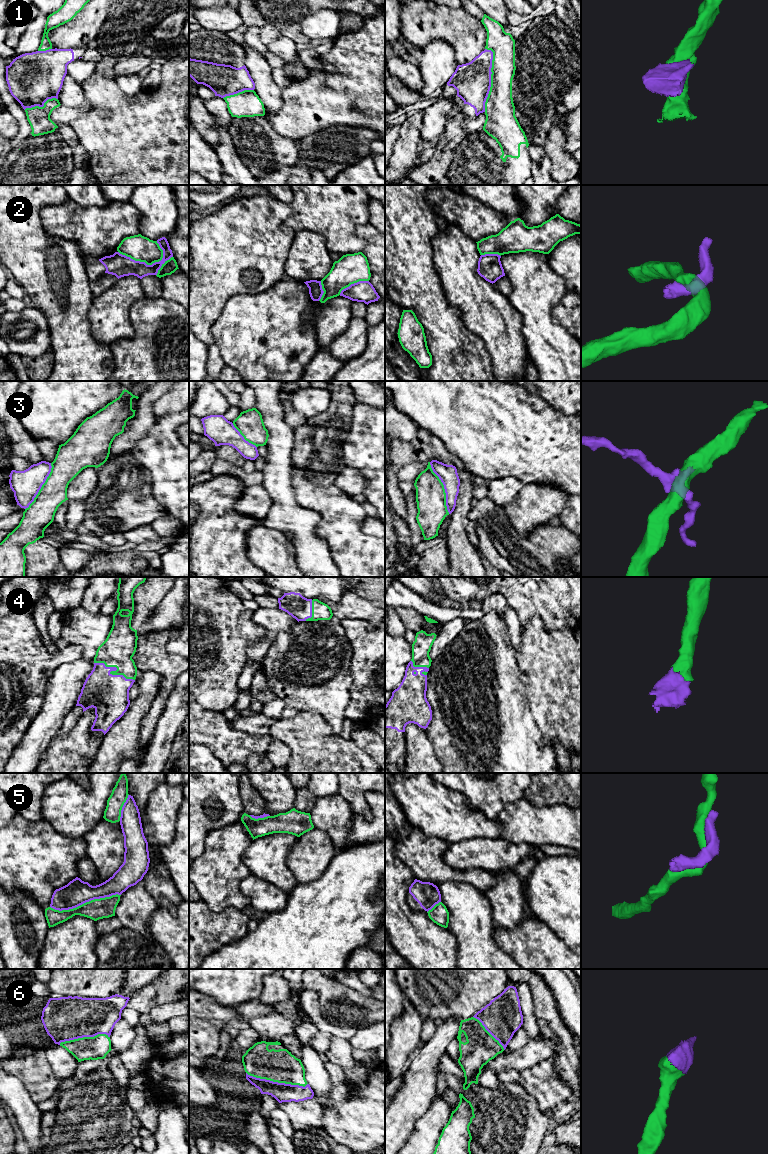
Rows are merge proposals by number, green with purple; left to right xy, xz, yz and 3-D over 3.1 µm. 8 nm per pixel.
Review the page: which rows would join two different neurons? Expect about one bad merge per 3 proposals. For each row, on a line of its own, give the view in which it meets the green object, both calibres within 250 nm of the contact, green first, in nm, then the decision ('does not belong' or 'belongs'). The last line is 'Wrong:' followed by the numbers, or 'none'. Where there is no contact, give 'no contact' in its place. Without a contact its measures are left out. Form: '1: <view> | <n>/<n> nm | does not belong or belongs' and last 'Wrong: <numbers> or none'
1: yz | 240/300 nm | does not belong
2: xy | 200/180 nm | does not belong
3: yz | 240/150 nm | does not belong
4: xy | 260/320 nm | belongs
5: xy | 170/200 nm | does not belong
6: xz | 260/150 nm | belongs
Wrong: 1, 2, 3, 5

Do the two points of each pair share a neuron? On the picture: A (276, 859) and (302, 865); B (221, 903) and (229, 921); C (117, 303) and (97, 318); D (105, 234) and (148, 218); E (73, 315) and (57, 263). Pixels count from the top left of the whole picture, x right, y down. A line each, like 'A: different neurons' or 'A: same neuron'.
A: different neurons
B: different neurons
C: same neuron
D: different neurons
E: same neuron

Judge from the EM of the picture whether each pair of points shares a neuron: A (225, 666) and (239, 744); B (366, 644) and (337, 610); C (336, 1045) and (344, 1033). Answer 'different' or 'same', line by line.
A: different
B: different
C: different

